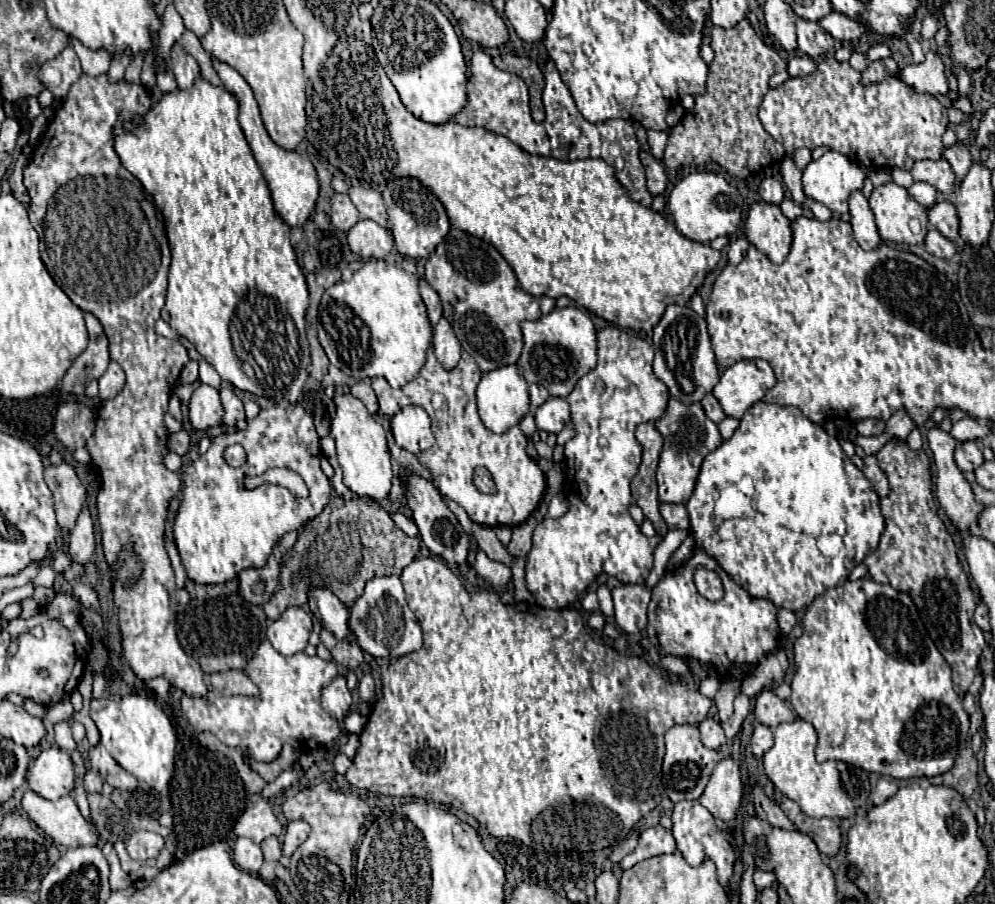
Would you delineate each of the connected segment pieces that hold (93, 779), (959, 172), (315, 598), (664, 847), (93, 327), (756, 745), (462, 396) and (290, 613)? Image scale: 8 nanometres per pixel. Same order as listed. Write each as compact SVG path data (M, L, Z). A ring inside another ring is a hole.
M86 770L84 788L86 788L86 792L100 792L102 790L102 778L96 770Z
M956 142L956 144L952 144L950 148L946 148L944 158L950 162L950 166L952 166L954 174L956 174L956 186L958 186L958 182L966 176L966 170L968 170L970 164L972 164L970 152L968 152L968 148L964 146L964 142Z
M318 586L310 588L308 608L326 630L334 632L342 640L352 640L348 630L348 608L334 596L334 592Z
M654 826L654 828L646 828L640 838L638 838L638 846L632 854L628 854L620 866L624 870L632 868L634 864L646 860L646 858L654 858L654 856L662 856L662 854L672 854L676 850L676 842L674 836L670 832L666 832L662 826Z
M90 312L84 314L84 320L88 330L88 348L72 362L72 366L62 378L62 390L68 394L84 394L86 384L98 380L110 362L108 340L102 330L102 324Z
M754 724L754 734L752 734L752 752L756 758L762 758L762 754L774 744L772 742L772 732L768 726L762 726L762 724Z
M428 348L422 370L406 386L392 390L390 386L386 386L384 378L374 378L372 386L378 394L380 410L398 412L406 406L422 406L422 410L428 412L436 444L430 450L420 452L418 460L432 472L438 490L446 498L458 502L476 524L516 526L524 522L538 506L546 488L546 480L536 462L526 454L528 440L518 426L512 426L504 434L494 434L492 430L484 428L474 400L474 390L480 378L482 372L470 354L462 352L458 366L454 370L444 370L434 356L434 348ZM476 466L486 466L492 472L498 488L494 496L482 494L474 486L472 474Z
M292 606L286 608L278 620L268 622L266 638L270 640L274 650L278 650L284 656L292 656L306 648L310 632L312 632L310 614L300 606Z

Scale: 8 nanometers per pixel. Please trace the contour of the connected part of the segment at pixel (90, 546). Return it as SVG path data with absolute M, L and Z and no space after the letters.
M84 508L78 518L76 518L76 526L70 532L70 544L68 544L68 556L72 562L80 562L86 564L90 560L90 556L94 554L96 548L96 540L94 540L94 524L90 518L90 510Z

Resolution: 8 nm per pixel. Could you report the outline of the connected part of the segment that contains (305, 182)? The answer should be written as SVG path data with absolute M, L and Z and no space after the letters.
M214 60L214 66L218 70L218 76L220 76L222 84L234 94L234 98L240 104L238 120L240 120L242 132L244 132L244 136L246 136L246 140L248 140L248 144L254 152L254 158L256 158L256 162L258 162L258 166L260 166L260 170L262 170L262 174L268 182L276 214L290 228L302 228L304 222L314 212L314 206L316 206L316 200L318 200L318 178L316 178L316 170L314 170L310 158L306 154L296 152L296 150L280 148L276 142L272 142L272 138L268 136L268 132L266 132L266 128L260 120L258 104L254 100L254 94L252 94L252 88L248 86L248 82L234 68L230 68L228 64L224 64L220 60Z

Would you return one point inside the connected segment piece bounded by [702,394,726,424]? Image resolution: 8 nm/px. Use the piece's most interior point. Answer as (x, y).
(710, 404)

